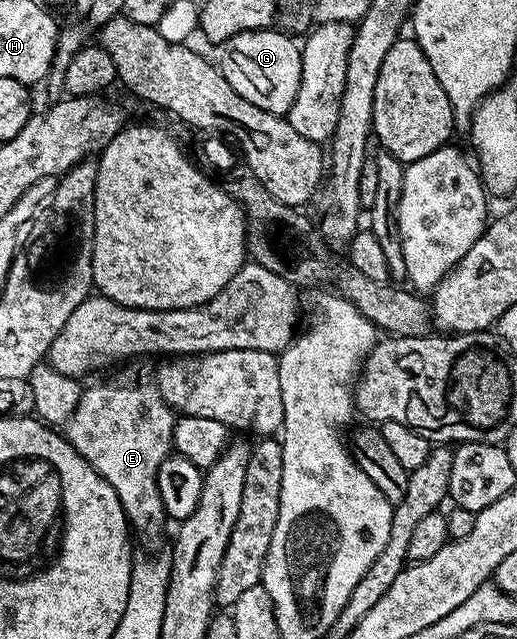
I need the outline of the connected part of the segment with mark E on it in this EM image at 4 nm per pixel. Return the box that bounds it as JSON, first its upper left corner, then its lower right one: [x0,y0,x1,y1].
[63,384,178,540]

